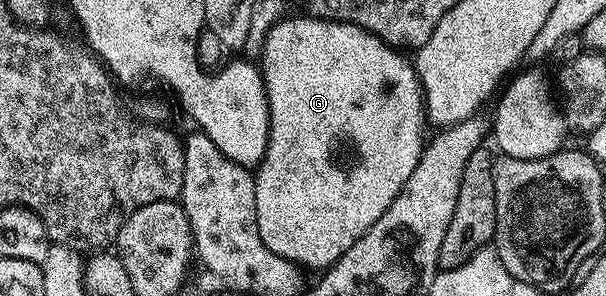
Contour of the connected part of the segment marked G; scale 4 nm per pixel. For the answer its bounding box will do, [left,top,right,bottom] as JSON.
[253,17,427,269]

